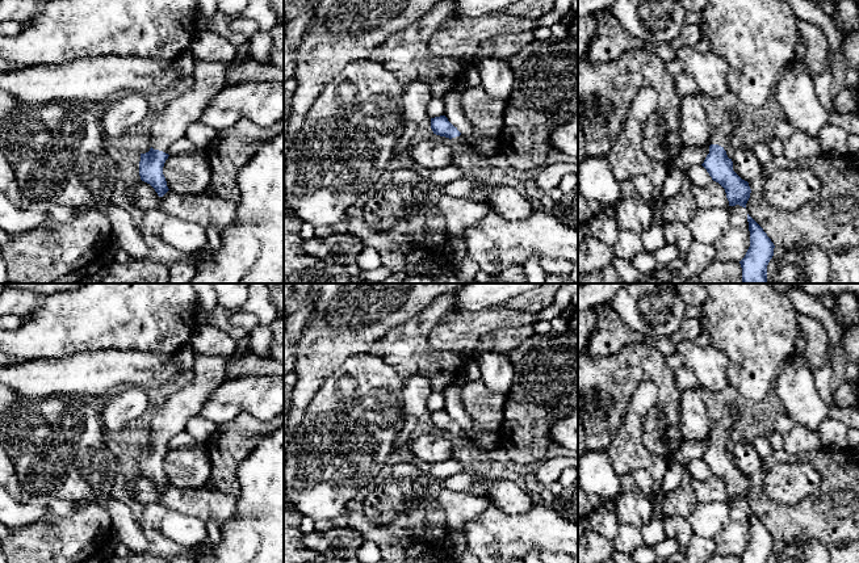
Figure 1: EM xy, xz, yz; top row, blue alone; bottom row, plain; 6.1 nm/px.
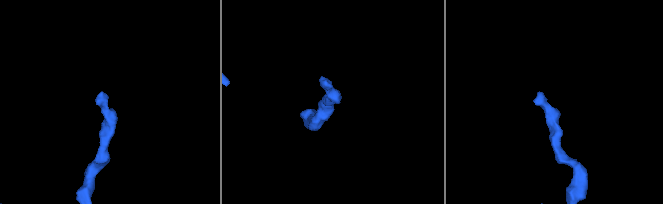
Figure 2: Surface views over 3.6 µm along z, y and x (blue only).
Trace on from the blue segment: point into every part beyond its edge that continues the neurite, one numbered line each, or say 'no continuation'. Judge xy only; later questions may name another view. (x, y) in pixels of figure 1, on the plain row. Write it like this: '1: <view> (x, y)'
1: xy (210, 372)

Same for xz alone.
1: xz (459, 436)

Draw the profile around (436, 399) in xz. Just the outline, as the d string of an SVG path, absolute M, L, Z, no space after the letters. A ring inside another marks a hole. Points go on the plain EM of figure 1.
M432 391L428 403L427 409L430 412L444 409L444 392L443 391Z

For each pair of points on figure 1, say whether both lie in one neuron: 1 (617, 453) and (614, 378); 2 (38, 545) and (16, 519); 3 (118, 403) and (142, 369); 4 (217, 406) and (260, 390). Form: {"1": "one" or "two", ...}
{"1": "two", "2": "two", "3": "two", "4": "one"}

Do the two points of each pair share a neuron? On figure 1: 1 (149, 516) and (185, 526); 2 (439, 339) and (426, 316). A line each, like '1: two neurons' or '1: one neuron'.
1: one neuron
2: two neurons

